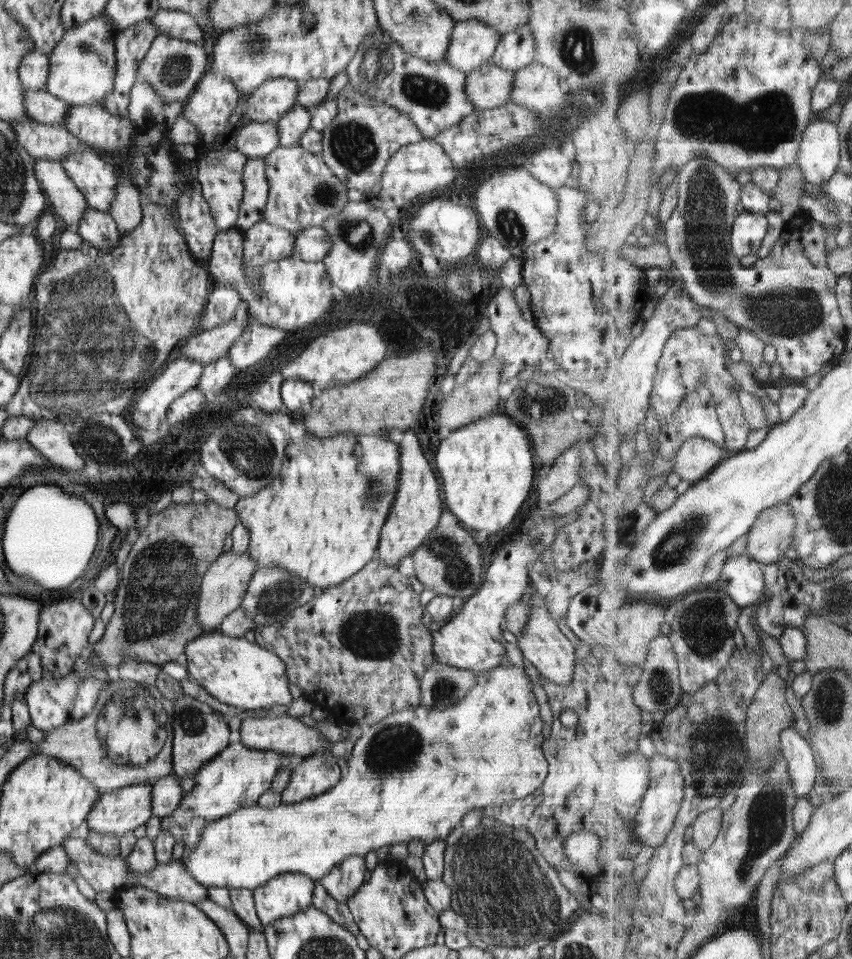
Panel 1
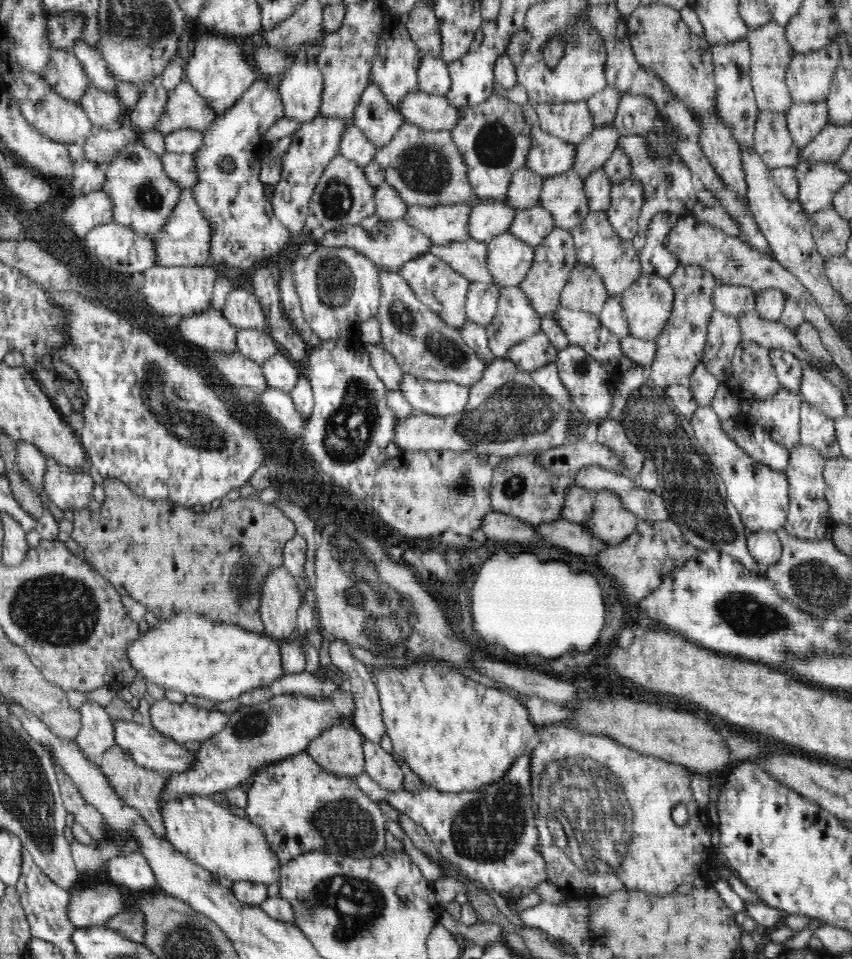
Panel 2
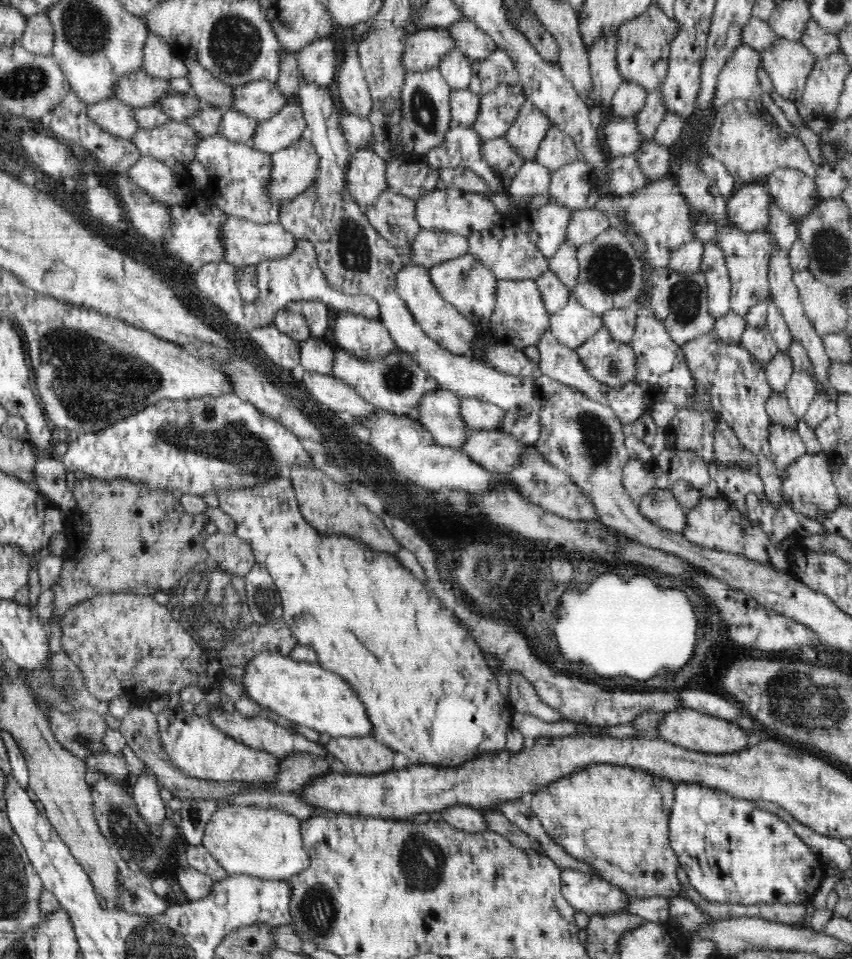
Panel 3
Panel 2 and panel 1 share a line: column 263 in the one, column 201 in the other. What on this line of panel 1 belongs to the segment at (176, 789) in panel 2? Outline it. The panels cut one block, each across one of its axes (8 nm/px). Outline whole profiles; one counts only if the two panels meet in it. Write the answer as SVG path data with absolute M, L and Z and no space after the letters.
M182 694L173 707L173 771L180 778L192 778L202 766L230 744L231 730L224 720L224 714L201 702L199 698Z

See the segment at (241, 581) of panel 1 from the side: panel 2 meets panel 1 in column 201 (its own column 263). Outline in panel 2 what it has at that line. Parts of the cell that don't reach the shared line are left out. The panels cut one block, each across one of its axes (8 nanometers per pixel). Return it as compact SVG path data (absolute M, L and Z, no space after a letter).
M285 566L274 568L260 588L260 618L265 634L279 642L290 640L297 628L302 591Z

